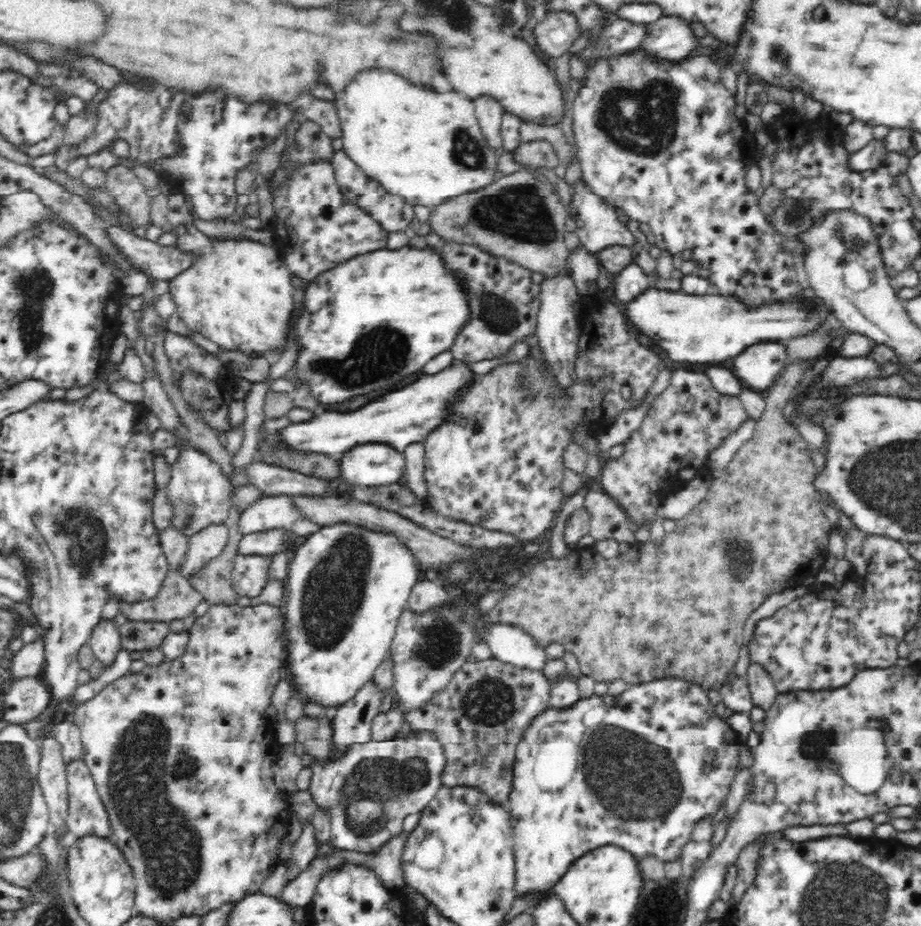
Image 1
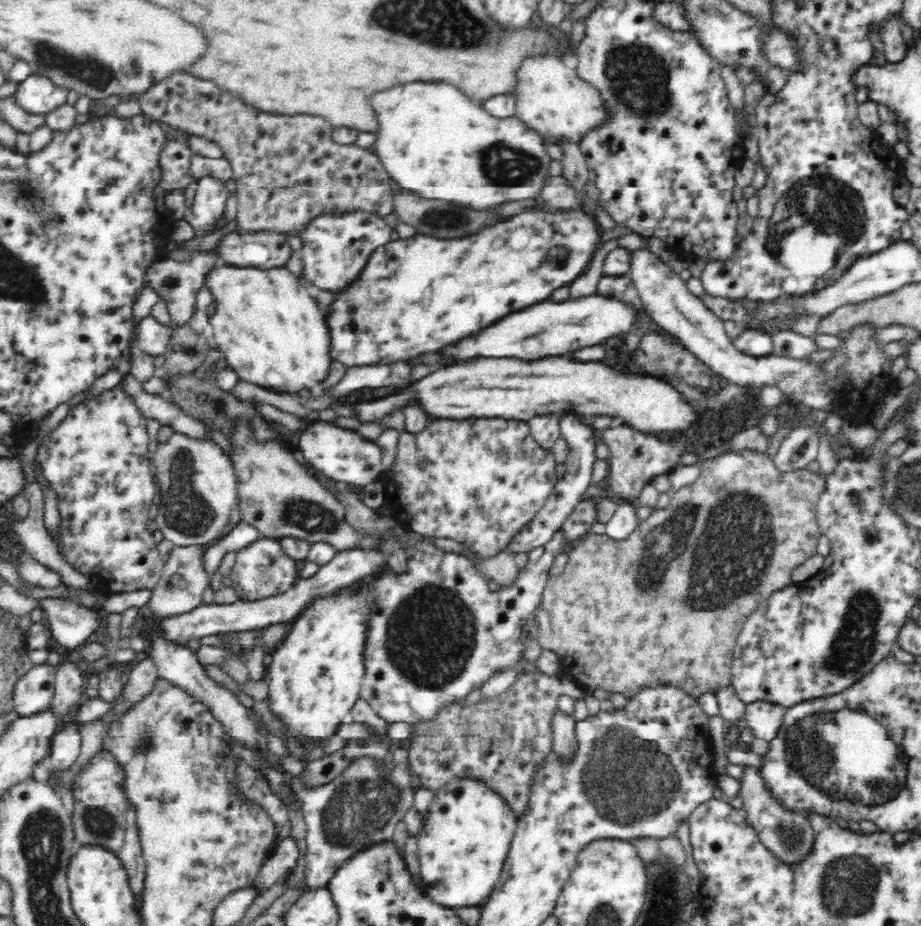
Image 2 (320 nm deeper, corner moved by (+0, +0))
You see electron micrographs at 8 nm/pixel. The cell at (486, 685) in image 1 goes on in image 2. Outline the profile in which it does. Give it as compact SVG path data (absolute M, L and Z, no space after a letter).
M520 668L518 678L505 692L490 698L468 704L466 697L457 698L438 709L437 715L430 720L419 720L412 723L412 736L409 741L408 760L417 776L419 787L430 792L438 792L454 778L480 781L497 792L516 816L521 815L527 807L528 787L533 770L552 752L551 720L558 708L560 695L568 694L577 699L588 694L583 686L570 676L554 677L536 669Z

